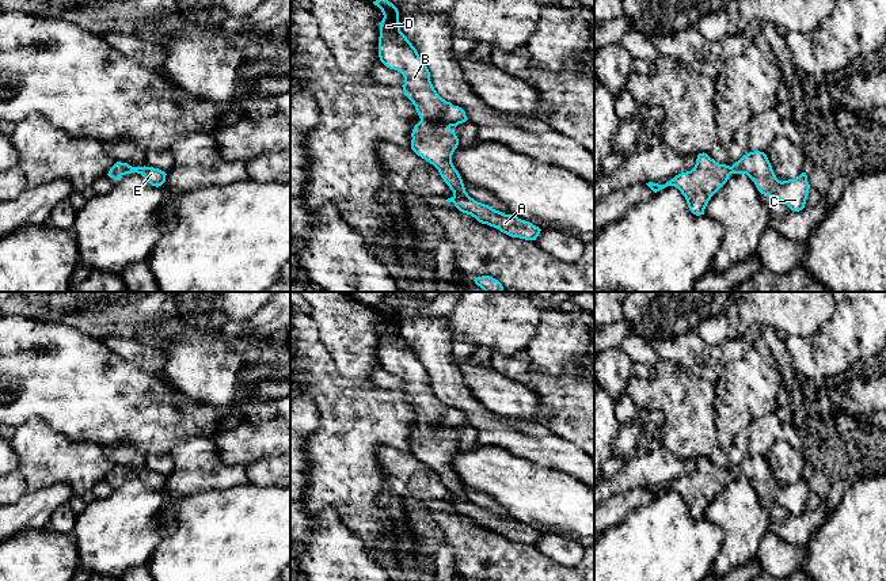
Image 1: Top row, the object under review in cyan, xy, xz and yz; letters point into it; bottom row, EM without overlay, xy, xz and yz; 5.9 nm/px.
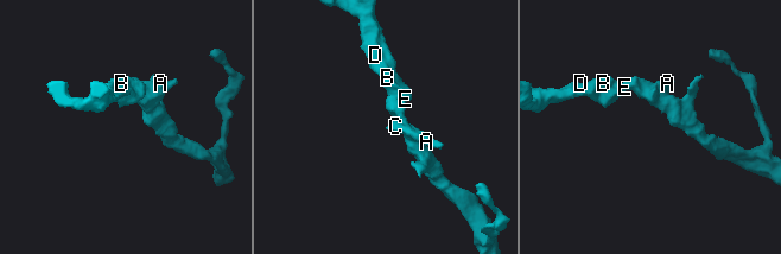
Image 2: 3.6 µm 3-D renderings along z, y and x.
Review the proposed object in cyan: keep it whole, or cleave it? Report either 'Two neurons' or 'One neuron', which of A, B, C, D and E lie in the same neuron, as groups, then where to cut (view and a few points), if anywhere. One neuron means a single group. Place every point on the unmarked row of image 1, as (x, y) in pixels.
One neuron. Groups: A B C D E. No split

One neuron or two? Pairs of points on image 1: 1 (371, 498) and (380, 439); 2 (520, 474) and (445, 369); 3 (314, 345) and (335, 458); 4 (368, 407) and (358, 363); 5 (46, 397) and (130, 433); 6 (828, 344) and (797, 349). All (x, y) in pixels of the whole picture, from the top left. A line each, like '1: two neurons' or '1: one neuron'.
1: one neuron
2: two neurons
3: one neuron
4: two neurons
5: one neuron
6: one neuron

